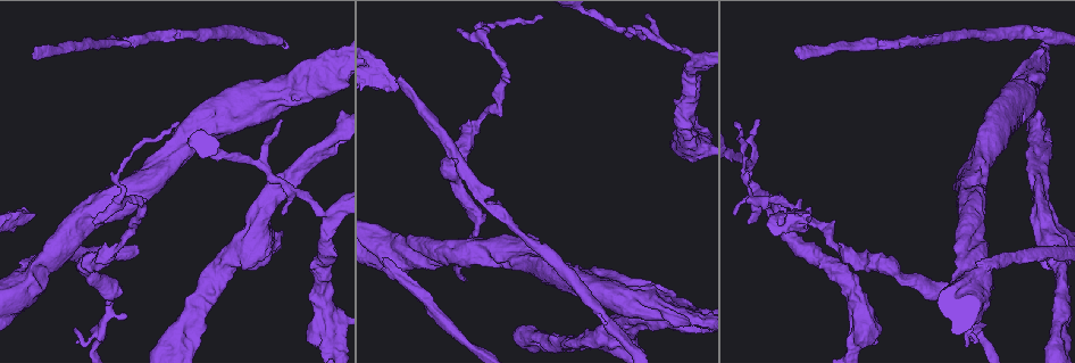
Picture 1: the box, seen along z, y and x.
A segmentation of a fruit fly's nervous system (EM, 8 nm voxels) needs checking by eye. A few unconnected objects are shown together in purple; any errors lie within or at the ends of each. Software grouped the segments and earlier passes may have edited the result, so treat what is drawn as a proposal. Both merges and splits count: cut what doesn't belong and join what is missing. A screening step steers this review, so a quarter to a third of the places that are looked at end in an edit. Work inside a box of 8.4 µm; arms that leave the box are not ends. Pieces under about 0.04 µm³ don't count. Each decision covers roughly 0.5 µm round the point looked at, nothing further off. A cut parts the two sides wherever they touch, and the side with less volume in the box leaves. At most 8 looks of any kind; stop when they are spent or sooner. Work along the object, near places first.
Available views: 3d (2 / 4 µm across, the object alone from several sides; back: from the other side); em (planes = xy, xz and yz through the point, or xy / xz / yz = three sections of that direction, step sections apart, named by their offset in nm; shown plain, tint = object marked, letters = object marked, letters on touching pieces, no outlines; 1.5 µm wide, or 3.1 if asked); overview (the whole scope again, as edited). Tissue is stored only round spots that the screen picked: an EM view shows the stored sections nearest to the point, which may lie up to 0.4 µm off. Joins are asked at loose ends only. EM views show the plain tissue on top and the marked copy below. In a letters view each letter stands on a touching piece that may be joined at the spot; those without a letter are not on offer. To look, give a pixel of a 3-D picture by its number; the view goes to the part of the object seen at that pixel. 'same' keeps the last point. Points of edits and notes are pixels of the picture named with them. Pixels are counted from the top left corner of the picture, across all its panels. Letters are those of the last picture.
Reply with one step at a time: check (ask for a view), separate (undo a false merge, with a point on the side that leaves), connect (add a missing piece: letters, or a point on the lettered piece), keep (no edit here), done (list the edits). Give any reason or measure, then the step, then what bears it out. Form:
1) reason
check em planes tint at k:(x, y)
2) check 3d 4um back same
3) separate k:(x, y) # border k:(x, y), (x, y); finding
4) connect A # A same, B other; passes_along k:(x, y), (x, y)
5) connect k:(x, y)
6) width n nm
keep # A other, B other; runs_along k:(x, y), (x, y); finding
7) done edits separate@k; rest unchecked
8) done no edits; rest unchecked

free end
check 3d 4um at 1:(398, 89)

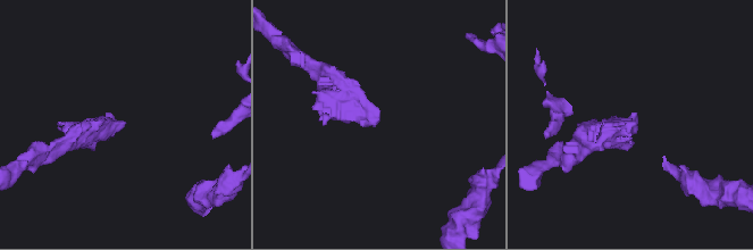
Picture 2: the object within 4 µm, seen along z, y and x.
now the EM
check em planes letters at 2:(633, 120)

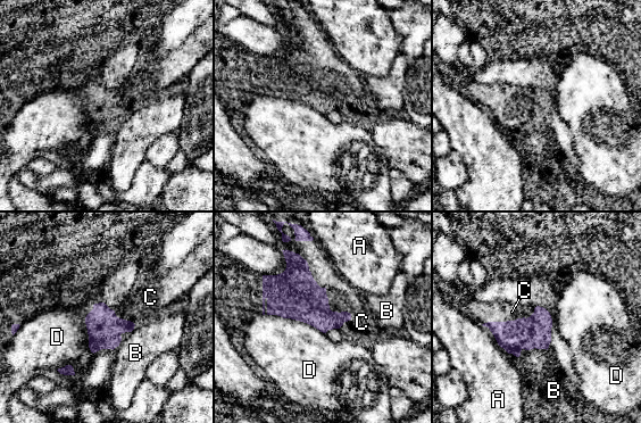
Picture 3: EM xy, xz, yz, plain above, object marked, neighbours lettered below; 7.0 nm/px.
connect C # A other, B other, C same, D other; passes_along 3:(304, 300), (336, 312), (361, 322); the neuron continues

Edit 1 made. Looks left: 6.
redraw
check overview

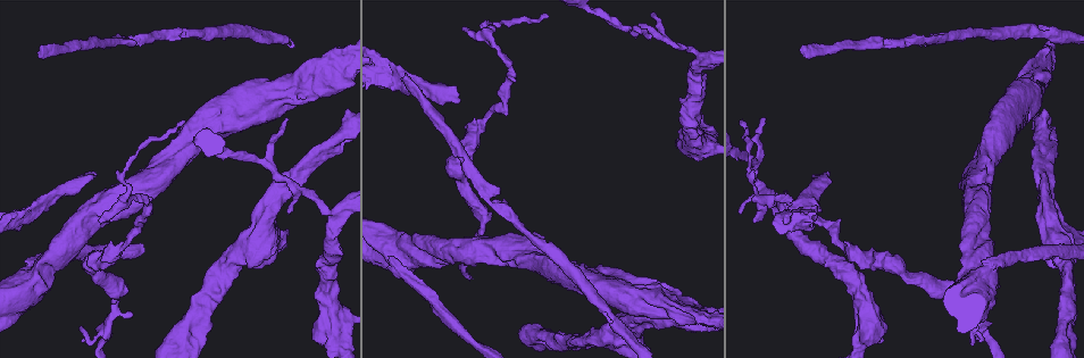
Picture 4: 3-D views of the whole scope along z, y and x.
an open end
check em planes letters at 4:(96, 174)

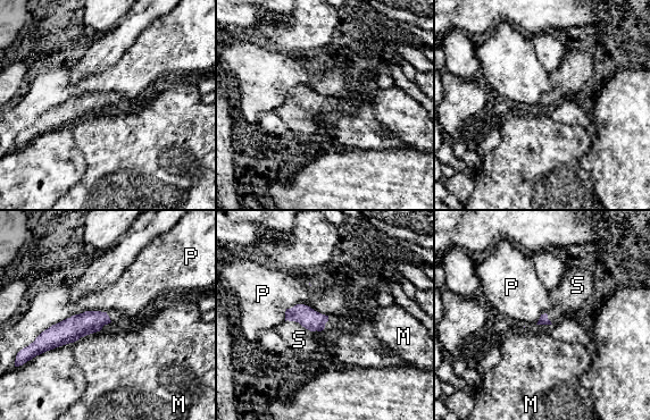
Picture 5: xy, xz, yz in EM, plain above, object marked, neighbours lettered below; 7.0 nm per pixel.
connect S # M other, P other, S same; the neuron continues

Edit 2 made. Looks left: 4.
check overview

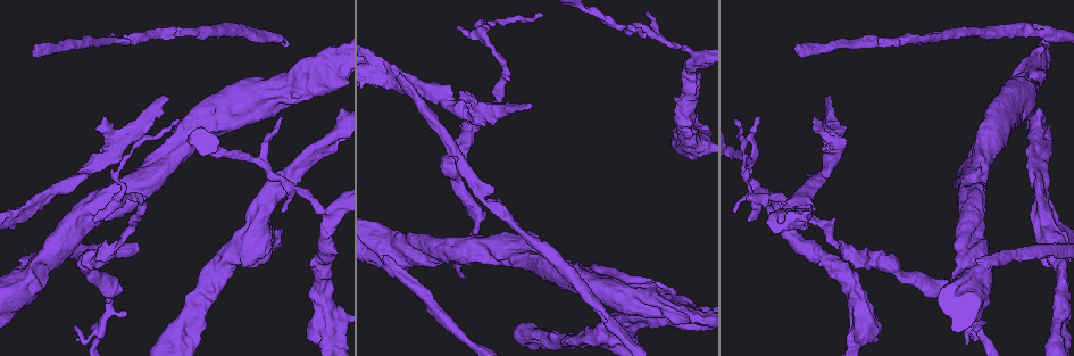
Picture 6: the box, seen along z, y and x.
an open end
check 3d 4um back at 6:(460, 29)

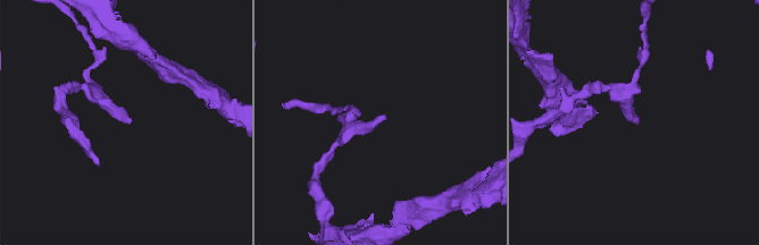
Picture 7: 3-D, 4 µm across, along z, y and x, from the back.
need the tissue
check em planes letters at 7:(381, 119)

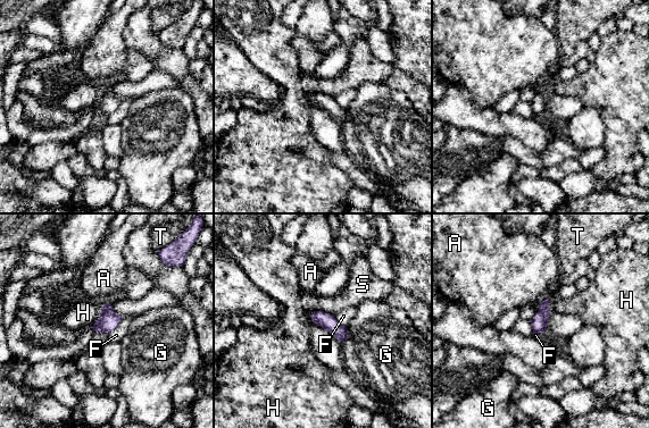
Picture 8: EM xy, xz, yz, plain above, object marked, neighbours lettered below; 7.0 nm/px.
keep # A other, F other, G other, H other, S other, T other; border 8:(103, 305), (99, 318), (91, 326); no lettered piece goes on from it

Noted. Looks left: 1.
done edits connect@3, connect@5; rest unchecked

